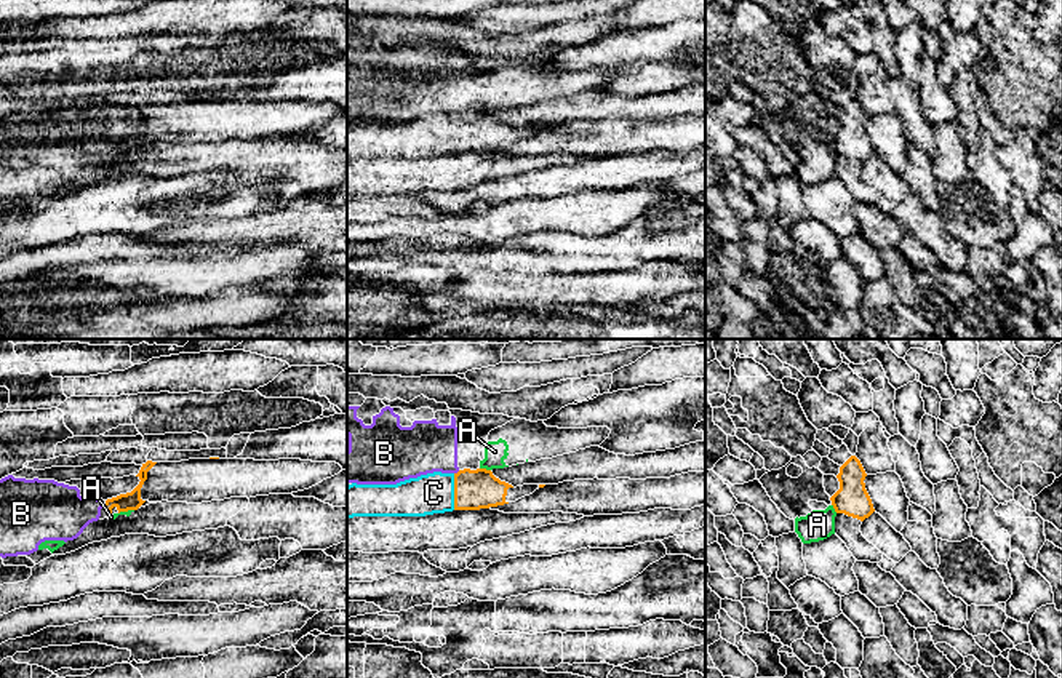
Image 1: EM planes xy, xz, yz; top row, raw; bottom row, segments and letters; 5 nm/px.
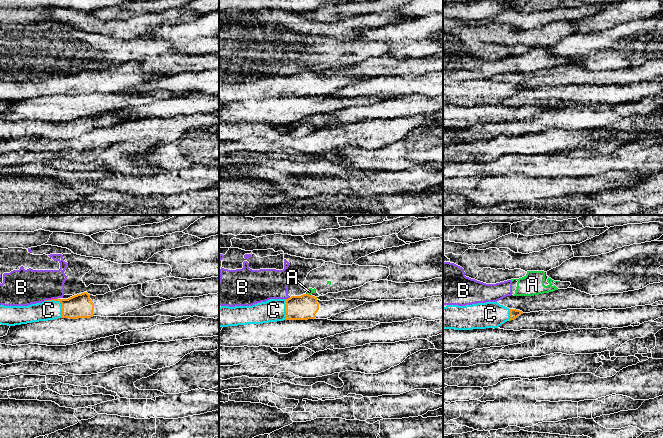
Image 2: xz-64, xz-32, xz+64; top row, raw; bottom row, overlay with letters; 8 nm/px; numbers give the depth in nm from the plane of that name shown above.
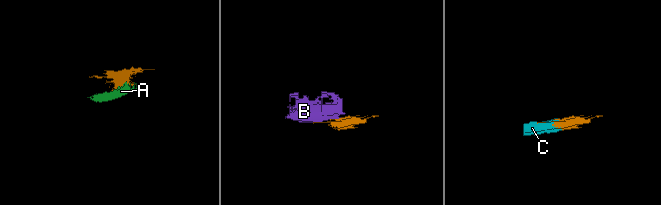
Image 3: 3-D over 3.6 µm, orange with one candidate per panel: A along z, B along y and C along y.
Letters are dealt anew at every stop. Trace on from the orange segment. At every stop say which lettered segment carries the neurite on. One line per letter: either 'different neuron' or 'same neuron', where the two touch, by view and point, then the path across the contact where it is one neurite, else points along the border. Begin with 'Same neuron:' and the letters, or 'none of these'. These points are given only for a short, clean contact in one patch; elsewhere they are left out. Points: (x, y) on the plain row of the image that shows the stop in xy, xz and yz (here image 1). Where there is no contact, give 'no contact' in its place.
Same neuron: C
A: different neuron; contact xz (485, 111); border xz (480, 109), (490, 112)
B: different neuron; contact xz (458, 114); border xz (459, 112), (455, 115)
C: same neuron; contact xz (455, 133)

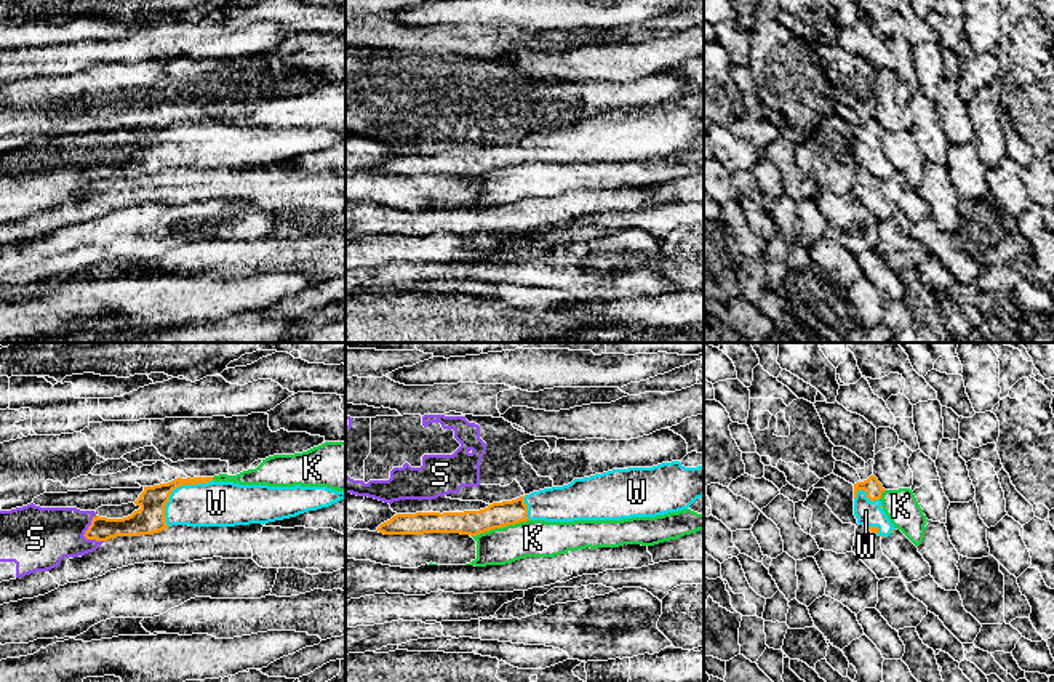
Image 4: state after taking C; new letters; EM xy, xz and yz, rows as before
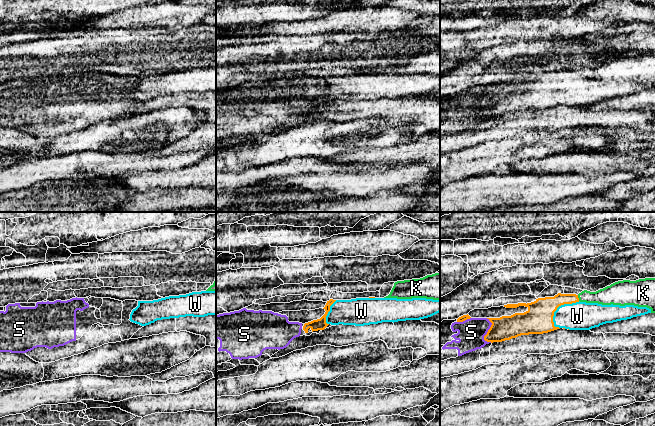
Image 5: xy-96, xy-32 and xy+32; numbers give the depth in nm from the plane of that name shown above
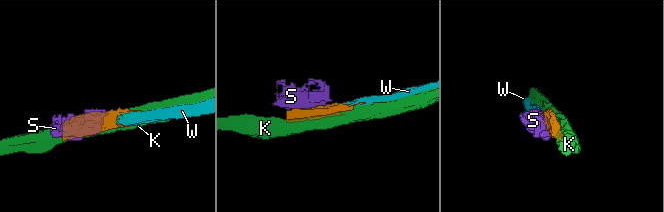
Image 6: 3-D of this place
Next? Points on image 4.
Same neuron: W
K: different neuron; contact xz (499, 168)
S: different neuron; contact xy (83, 176)
W: same neuron; contact xy (175, 130)

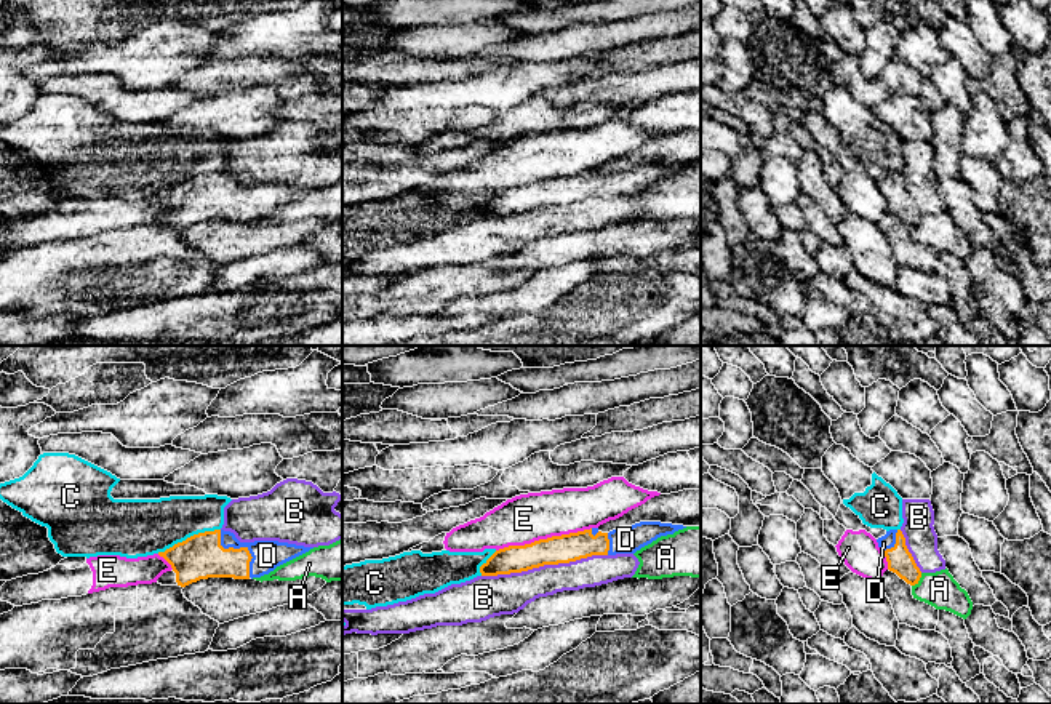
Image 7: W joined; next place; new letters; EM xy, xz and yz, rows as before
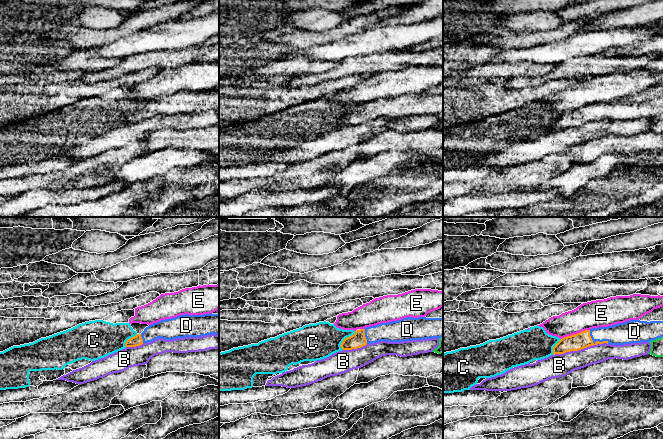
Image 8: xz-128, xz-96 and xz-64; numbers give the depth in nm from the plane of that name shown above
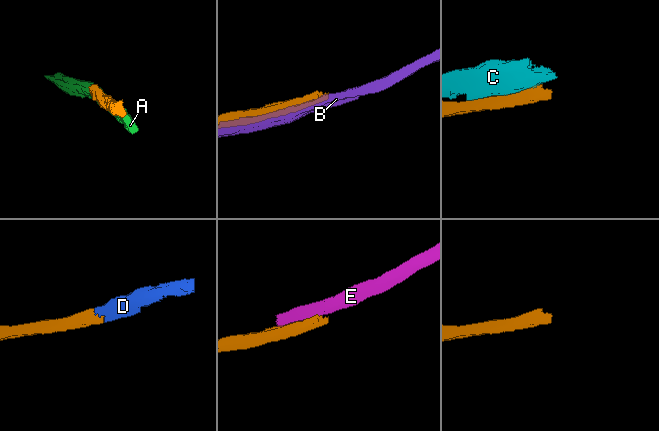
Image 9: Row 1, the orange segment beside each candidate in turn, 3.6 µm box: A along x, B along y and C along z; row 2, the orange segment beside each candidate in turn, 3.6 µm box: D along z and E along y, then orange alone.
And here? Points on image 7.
Same neuron: D
A: different neuron; contact yz (919, 221)
B: different neuron; contact xz (544, 205)
C: different neuron; contact xy (187, 180)
D: same neuron; contact xy (240, 189); way xy (199, 199), (234, 196), (240, 189), (253, 197), (267, 197)
E: different neuron; contact xz (543, 181)

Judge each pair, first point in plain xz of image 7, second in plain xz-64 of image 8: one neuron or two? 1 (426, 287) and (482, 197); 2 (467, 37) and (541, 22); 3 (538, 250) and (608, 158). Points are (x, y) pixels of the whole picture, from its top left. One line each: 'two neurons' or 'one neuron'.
1: two neurons
2: one neuron
3: two neurons

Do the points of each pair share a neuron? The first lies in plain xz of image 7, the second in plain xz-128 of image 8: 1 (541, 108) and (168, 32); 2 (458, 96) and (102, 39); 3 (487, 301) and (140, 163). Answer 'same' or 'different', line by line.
1: different
2: different
3: same

